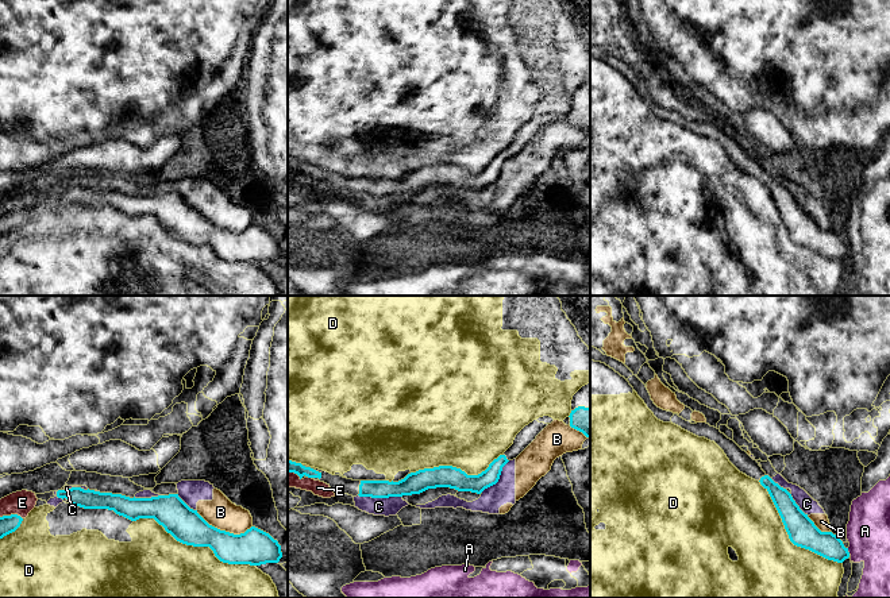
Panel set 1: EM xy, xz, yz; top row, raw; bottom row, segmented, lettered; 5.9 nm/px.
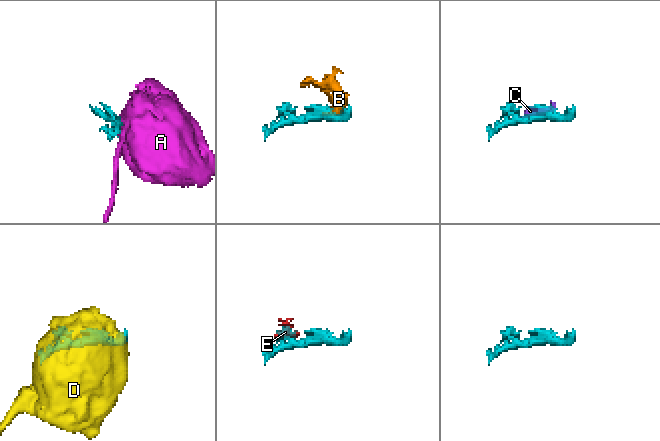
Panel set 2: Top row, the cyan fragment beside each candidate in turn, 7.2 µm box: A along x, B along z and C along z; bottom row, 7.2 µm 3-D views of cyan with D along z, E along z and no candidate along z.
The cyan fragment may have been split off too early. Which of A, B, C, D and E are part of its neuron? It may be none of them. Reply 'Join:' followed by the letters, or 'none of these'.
Join: none of these

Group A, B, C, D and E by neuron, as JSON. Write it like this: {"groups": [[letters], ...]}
{"groups": [["A"], ["B", "C", "E"], ["D"]]}

